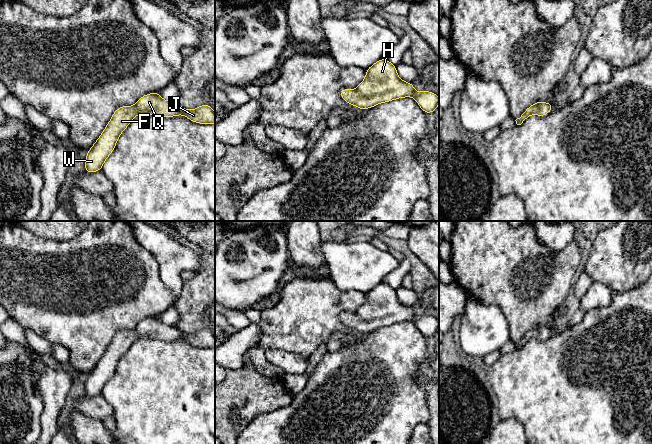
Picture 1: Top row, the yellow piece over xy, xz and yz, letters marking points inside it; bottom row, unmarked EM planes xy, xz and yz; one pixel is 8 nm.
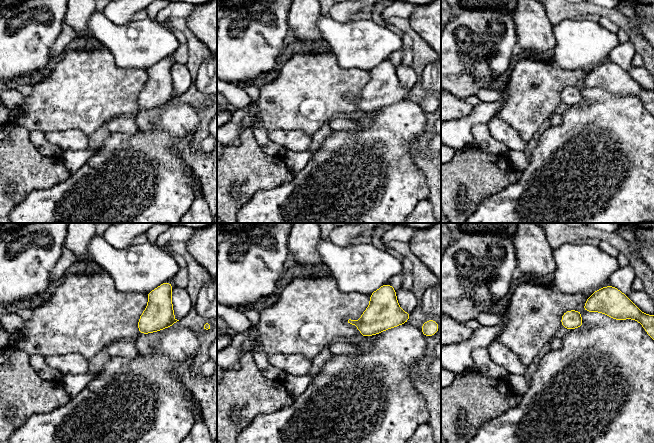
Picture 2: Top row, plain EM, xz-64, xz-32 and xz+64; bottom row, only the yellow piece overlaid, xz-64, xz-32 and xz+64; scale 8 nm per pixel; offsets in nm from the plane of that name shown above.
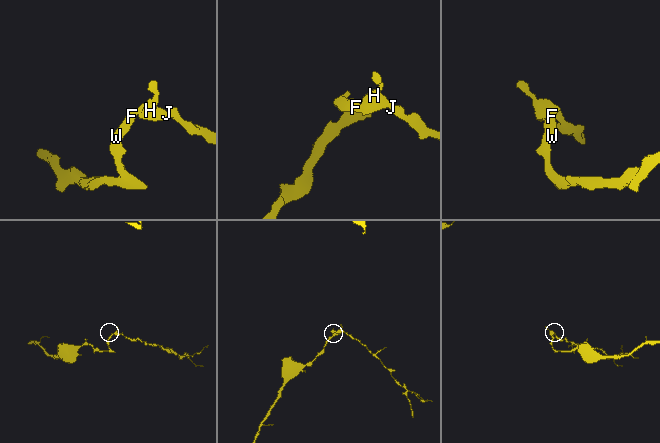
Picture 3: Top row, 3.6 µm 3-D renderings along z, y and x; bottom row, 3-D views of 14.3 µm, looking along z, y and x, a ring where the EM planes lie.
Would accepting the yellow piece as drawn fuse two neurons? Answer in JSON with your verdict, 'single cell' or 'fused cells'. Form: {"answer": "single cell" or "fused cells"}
{"answer": "single cell"}

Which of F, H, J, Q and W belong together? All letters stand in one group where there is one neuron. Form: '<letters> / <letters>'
F H J Q W

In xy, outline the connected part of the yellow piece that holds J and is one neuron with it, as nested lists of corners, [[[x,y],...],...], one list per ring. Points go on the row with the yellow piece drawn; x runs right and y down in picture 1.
[[[157,92],[144,95],[138,99],[134,106],[122,106],[113,113],[102,134],[88,150],[85,158],[85,171],[87,173],[102,169],[105,160],[114,150],[121,133],[127,128],[132,119],[139,114],[165,118],[184,115],[195,123],[215,123],[215,112],[208,104],[202,104],[194,110],[187,110],[175,102],[164,100]]]

